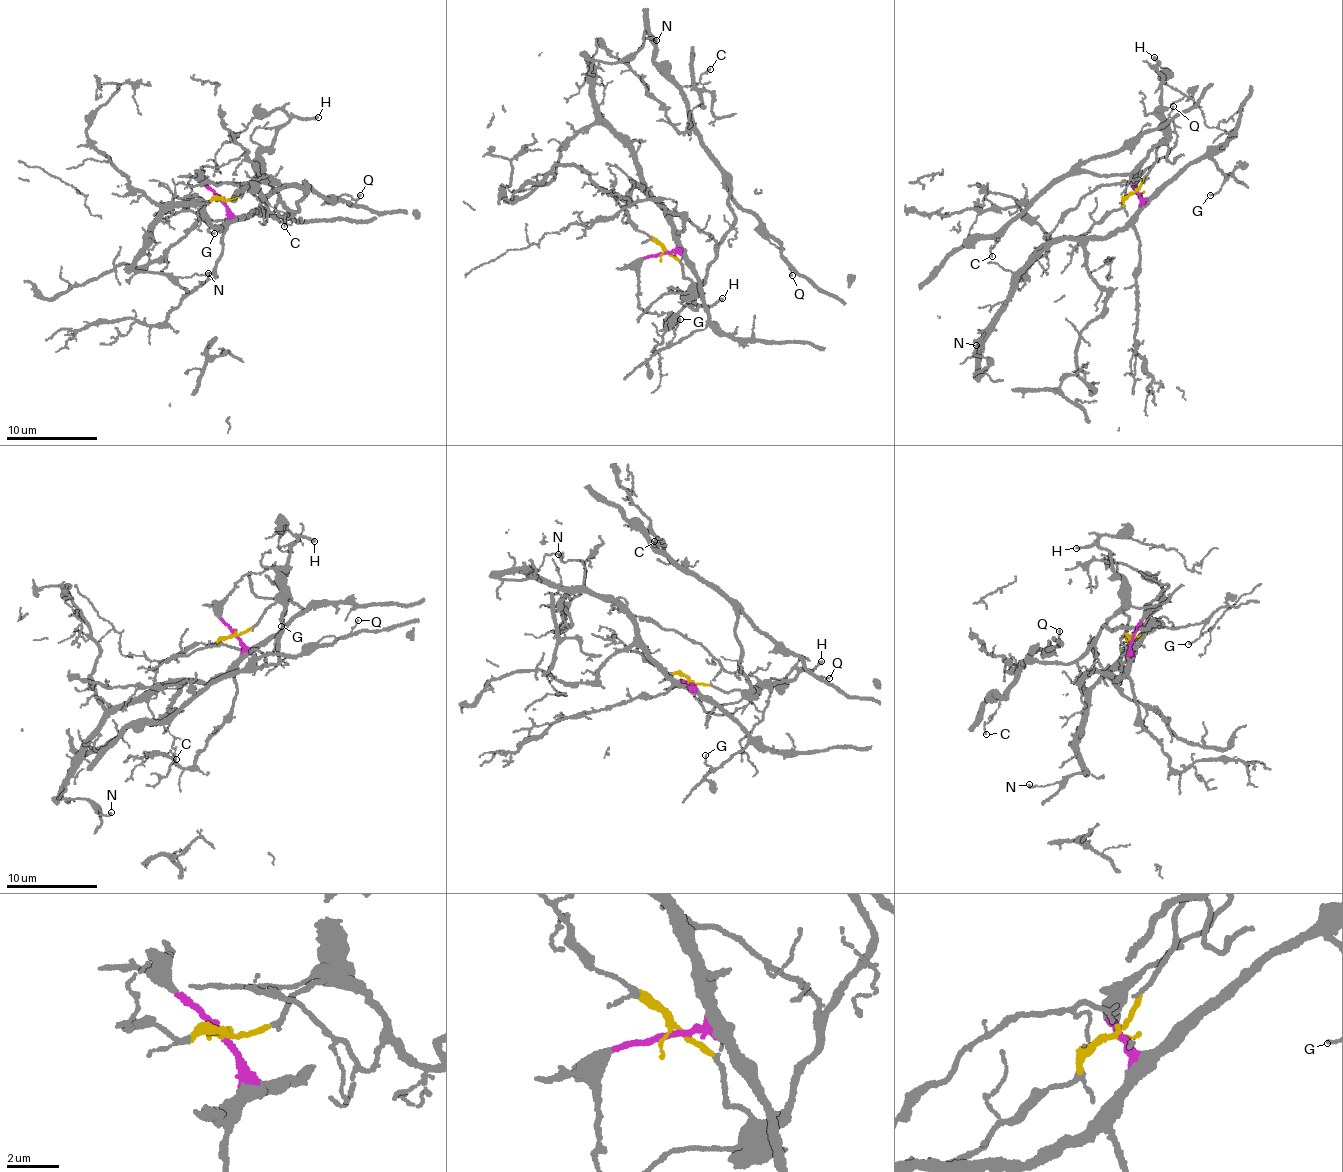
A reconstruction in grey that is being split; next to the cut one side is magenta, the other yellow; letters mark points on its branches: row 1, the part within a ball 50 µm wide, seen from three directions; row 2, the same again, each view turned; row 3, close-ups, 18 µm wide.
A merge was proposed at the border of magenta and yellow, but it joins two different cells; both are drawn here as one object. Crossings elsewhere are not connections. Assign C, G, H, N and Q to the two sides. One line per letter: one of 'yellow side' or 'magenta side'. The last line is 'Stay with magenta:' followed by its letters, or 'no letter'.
C: yellow side
G: magenta side
H: yellow side
N: magenta side
Q: yellow side
Stay with magenta: G, N

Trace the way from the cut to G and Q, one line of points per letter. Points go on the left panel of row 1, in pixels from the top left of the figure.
G: (221, 199), (237, 220), (254, 212), (244, 218), (209, 221), (209, 231), (215, 234)
Q: (221, 199), (230, 201), (255, 181), (271, 185), (281, 204), (298, 211), (308, 187), (348, 206), (359, 195)

